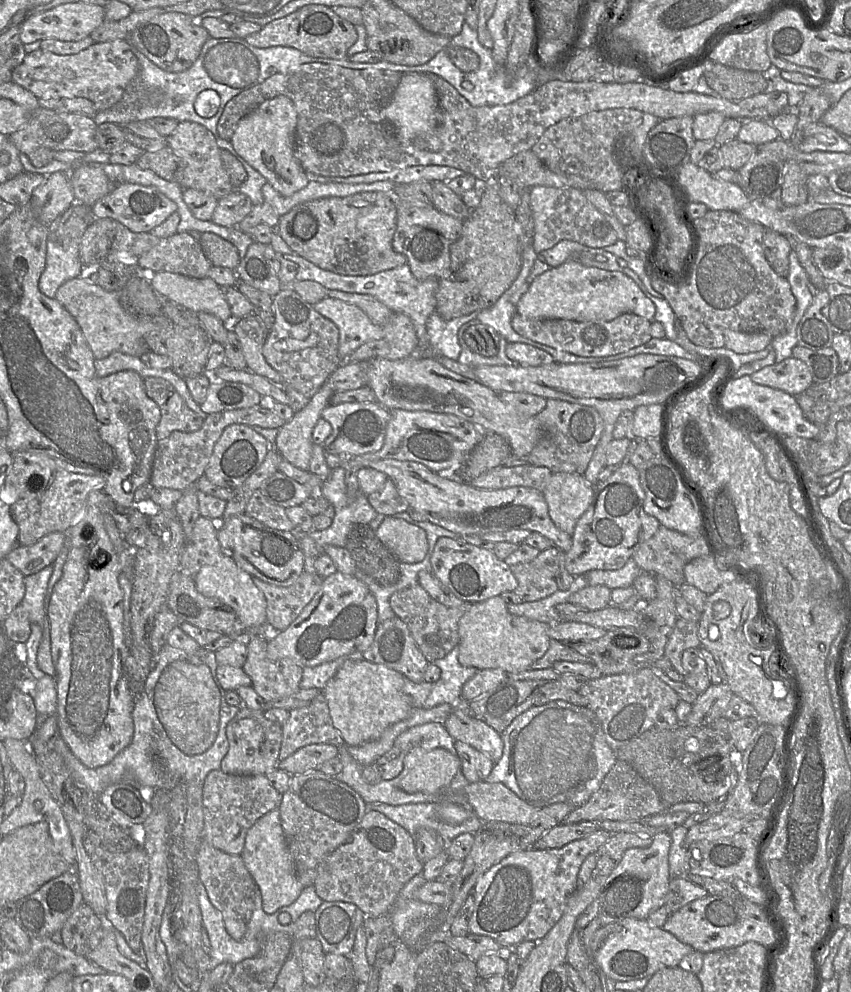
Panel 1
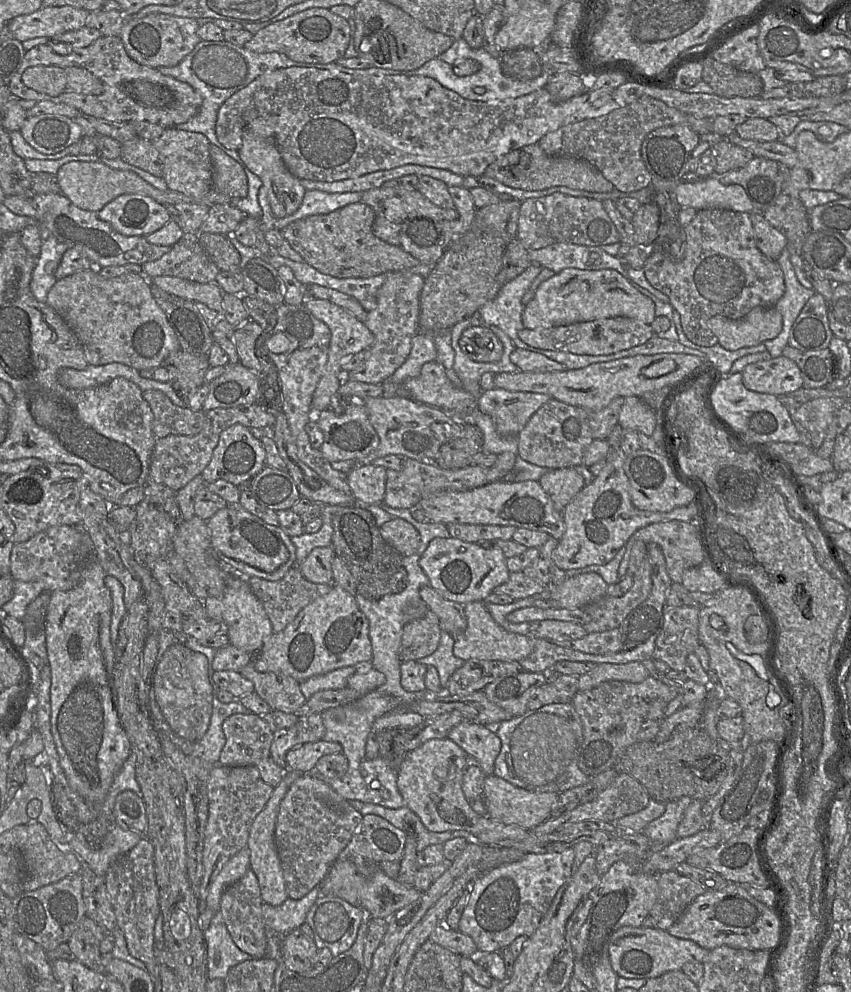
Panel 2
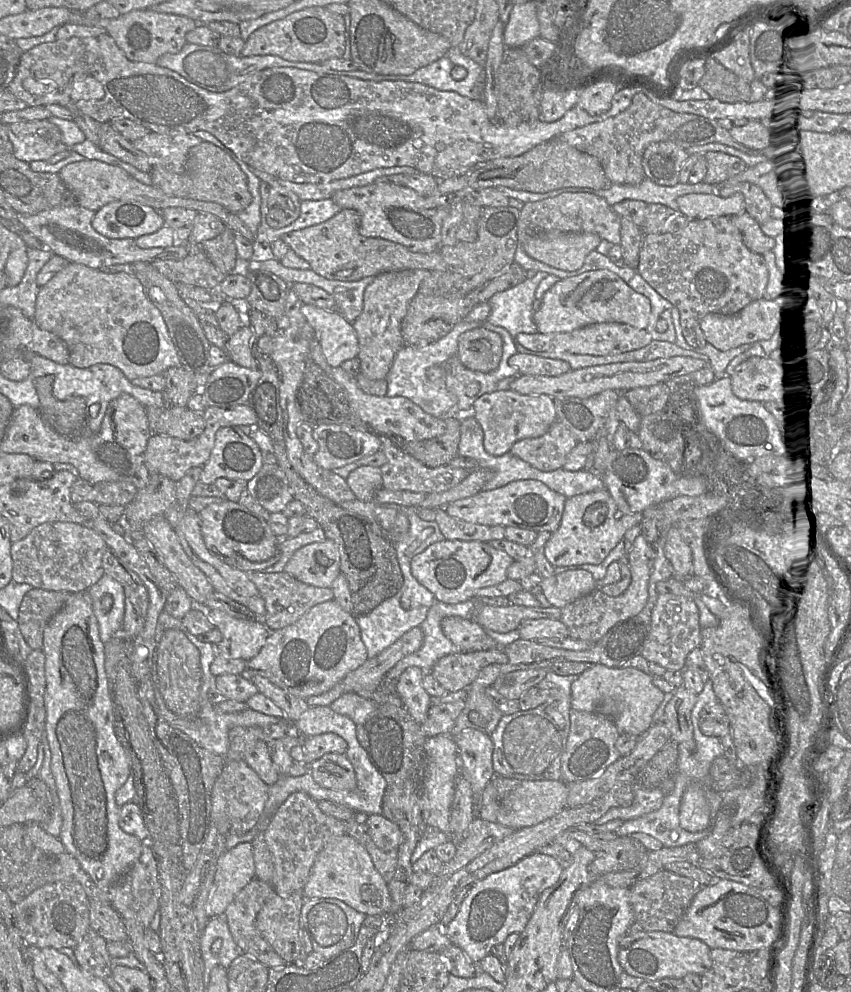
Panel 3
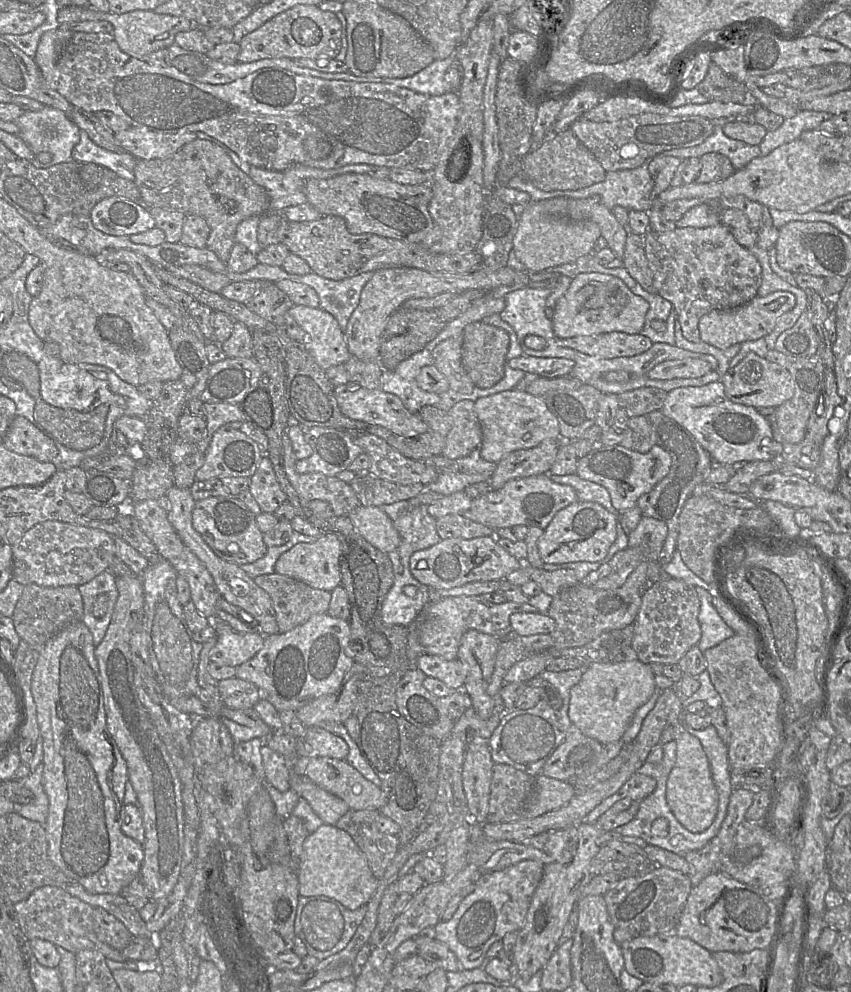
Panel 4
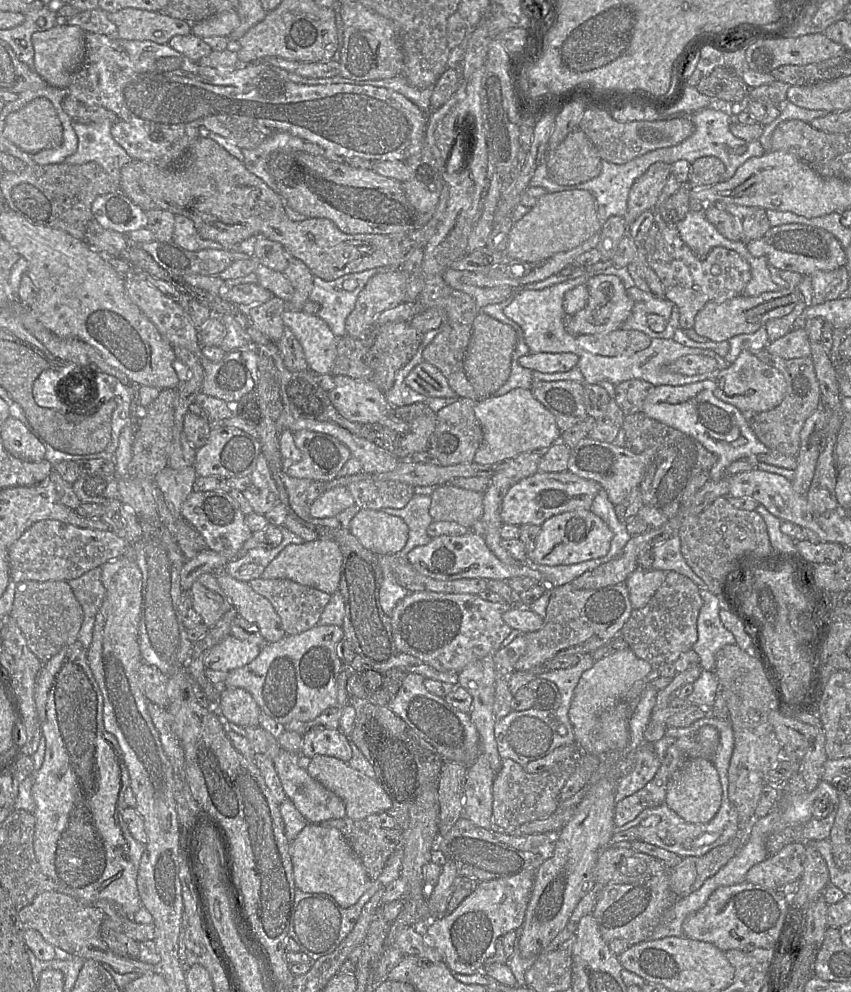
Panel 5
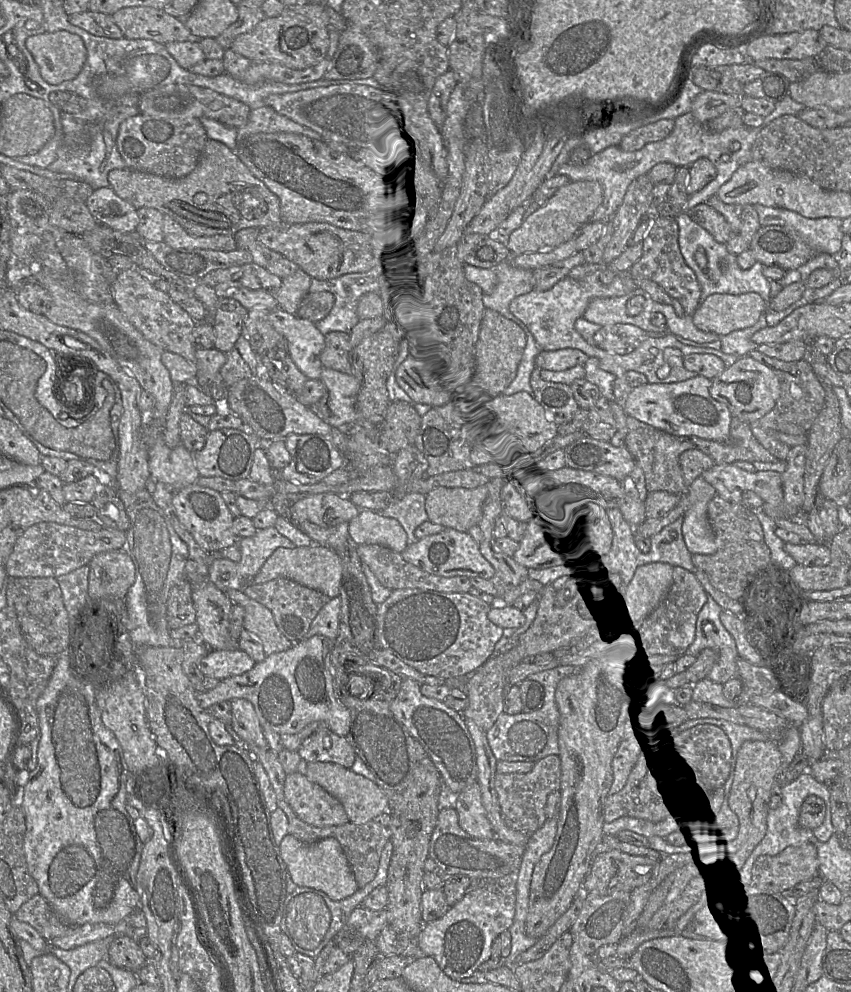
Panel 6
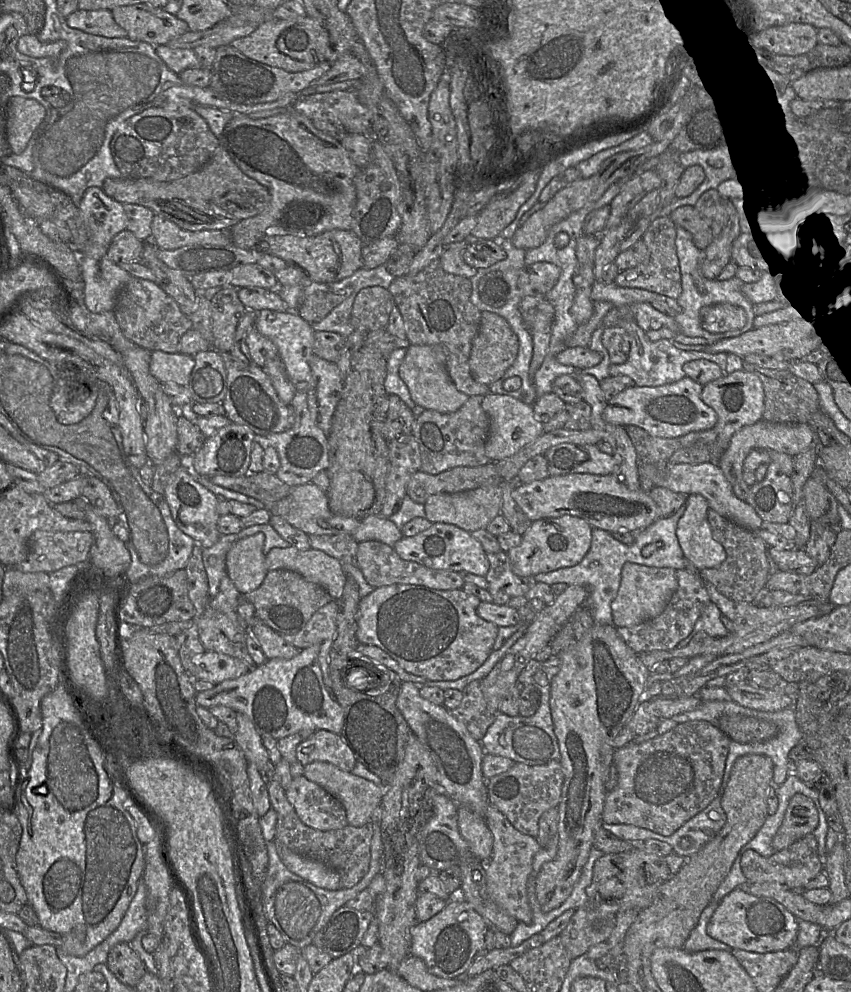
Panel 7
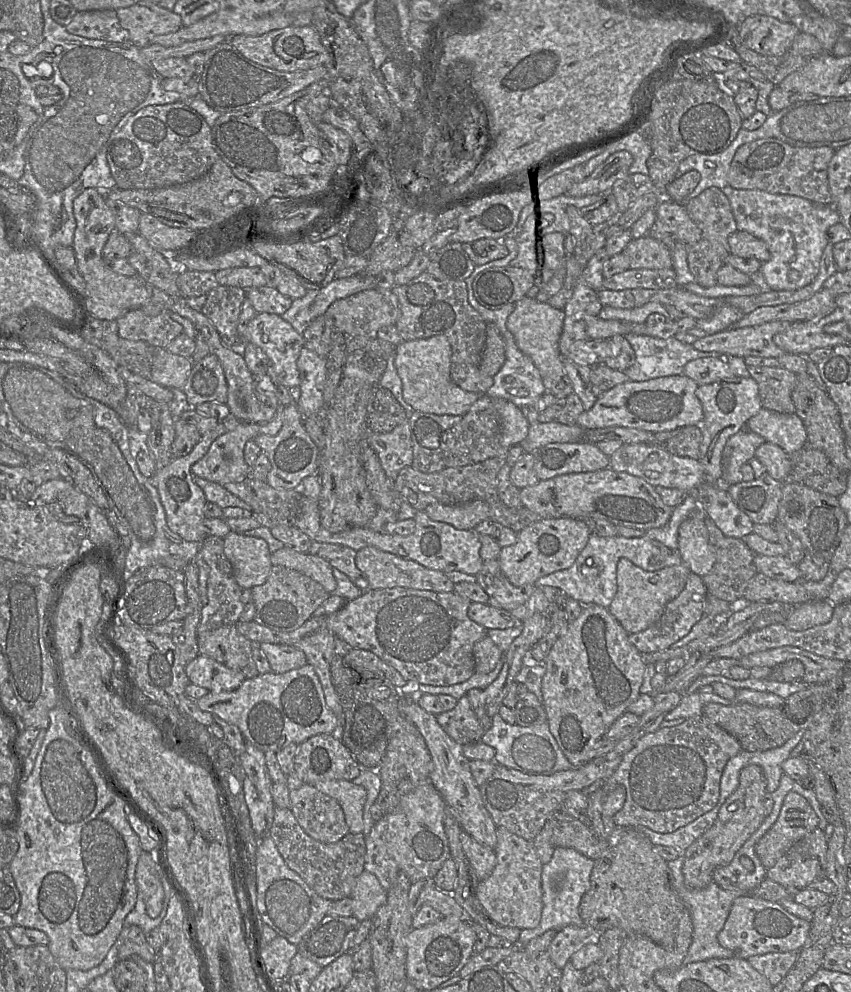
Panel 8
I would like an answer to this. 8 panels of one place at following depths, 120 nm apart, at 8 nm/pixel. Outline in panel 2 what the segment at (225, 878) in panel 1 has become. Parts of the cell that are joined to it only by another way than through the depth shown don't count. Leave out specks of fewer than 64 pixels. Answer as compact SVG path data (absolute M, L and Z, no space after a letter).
M251 869L223 892L220 902L220 913L233 942L253 958L265 957L267 949L262 903L258 880Z

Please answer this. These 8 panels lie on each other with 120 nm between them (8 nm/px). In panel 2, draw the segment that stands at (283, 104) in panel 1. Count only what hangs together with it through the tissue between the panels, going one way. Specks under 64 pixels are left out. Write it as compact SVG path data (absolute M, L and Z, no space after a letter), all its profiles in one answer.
M259 117L247 126L238 154L246 167L261 180L266 188L270 207L275 217L284 218L299 209L306 189L300 180L286 168L272 137L269 117Z

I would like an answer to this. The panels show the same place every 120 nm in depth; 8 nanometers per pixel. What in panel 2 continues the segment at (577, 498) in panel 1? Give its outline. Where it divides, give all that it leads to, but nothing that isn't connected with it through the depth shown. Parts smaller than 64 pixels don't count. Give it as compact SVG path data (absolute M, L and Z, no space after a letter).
M573 467L549 470L538 482L560 513L586 485L581 474Z

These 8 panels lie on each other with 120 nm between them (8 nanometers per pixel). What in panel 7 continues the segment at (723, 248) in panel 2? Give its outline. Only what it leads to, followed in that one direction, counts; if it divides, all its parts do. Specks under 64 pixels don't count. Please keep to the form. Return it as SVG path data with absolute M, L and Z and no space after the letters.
M658 213L642 237L650 252L649 261L621 271L613 282L620 287L641 288L677 300L682 292L682 275L676 236L677 228L669 215Z

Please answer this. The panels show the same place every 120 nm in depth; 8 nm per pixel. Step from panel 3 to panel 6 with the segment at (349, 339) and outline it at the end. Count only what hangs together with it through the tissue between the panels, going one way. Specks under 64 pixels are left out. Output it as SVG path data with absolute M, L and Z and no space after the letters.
M280 307L270 311L269 321L273 328L286 339L289 356L298 369L307 379L320 379L323 368L320 356L325 347L325 336L318 330L315 323L296 314L287 313Z

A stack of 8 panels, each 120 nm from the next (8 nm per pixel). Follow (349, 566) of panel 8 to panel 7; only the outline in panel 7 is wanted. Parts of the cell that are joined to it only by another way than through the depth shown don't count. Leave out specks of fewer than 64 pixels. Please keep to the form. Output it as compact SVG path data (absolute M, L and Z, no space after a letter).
M350 534L309 535L310 546L339 560L341 564L357 565L358 542Z

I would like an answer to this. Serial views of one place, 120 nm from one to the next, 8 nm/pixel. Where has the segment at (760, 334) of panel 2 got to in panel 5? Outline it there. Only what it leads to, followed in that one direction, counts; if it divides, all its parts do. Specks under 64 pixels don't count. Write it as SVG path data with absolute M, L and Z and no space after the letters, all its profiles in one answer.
M786 288L754 297L739 295L721 302L710 302L697 313L694 330L709 341L728 341L736 335L754 333L770 320L788 315L801 298L802 295L797 288Z

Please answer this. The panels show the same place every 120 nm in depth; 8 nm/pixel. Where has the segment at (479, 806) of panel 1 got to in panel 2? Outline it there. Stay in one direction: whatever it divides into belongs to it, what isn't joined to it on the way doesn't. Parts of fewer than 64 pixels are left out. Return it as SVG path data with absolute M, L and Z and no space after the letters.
M492 774L484 780L482 798L486 808L486 815L491 819L500 821L506 825L533 829L551 817L551 811L557 803L558 794L553 792L532 792L517 787Z

